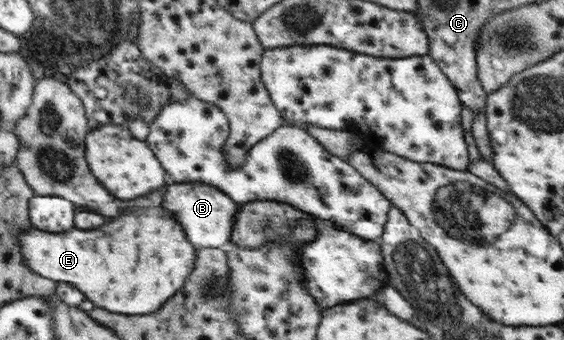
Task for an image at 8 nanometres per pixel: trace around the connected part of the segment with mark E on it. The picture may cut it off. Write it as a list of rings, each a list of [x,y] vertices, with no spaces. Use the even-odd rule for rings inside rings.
[[[133,207],[119,219],[113,219],[105,227],[95,231],[75,228],[75,231],[51,233],[32,227],[20,235],[20,242],[26,255],[26,262],[43,277],[54,279],[57,283],[73,283],[83,293],[87,293],[87,297],[97,305],[107,307],[114,313],[131,316],[143,316],[162,310],[187,286],[191,274],[198,265],[199,248],[191,243],[185,227],[175,219],[171,211],[165,209],[165,217],[163,217],[161,207],[151,207],[151,209]]]

